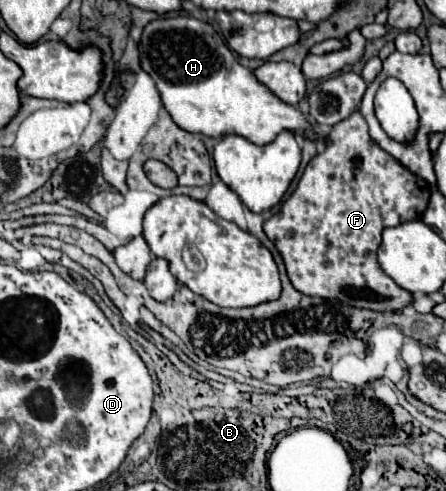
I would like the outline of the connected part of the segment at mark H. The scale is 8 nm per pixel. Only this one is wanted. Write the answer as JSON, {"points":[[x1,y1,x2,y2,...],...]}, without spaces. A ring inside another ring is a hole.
{"points":[[186,16,158,18,144,28,142,46,142,68,154,78,162,104,172,120,186,132,214,138,236,134,260,146,274,142,274,138,284,130,314,142,322,138,300,106,282,102,270,88,262,86,248,68,236,62,210,24],[190,28,194,28,192,36]]}

